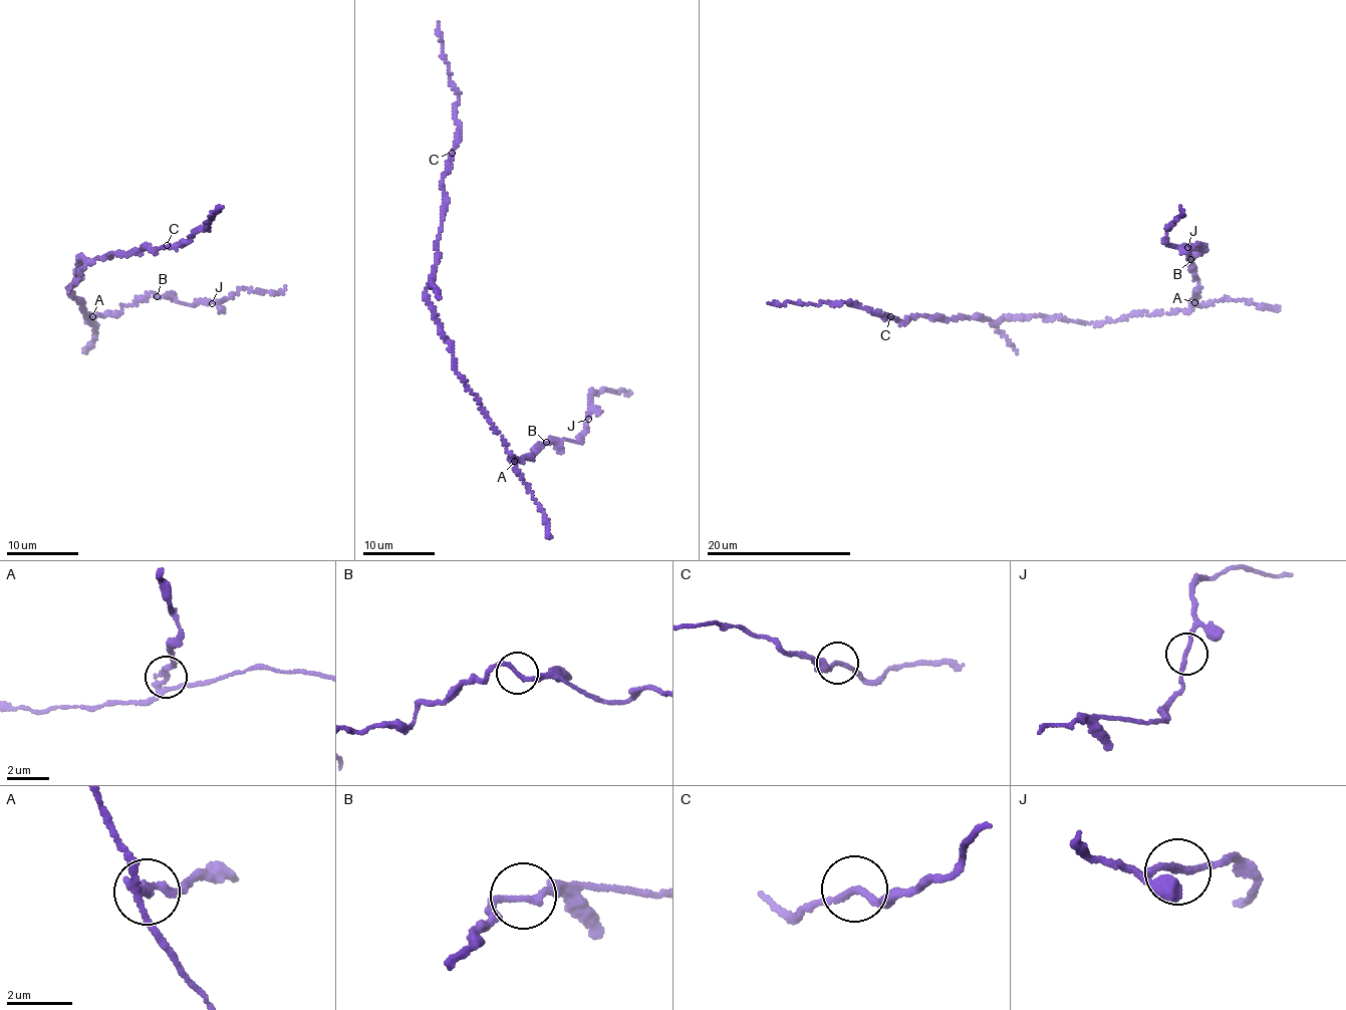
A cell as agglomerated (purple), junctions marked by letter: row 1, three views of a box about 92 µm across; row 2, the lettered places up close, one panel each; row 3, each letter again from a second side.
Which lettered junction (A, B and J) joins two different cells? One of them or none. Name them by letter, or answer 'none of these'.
A

